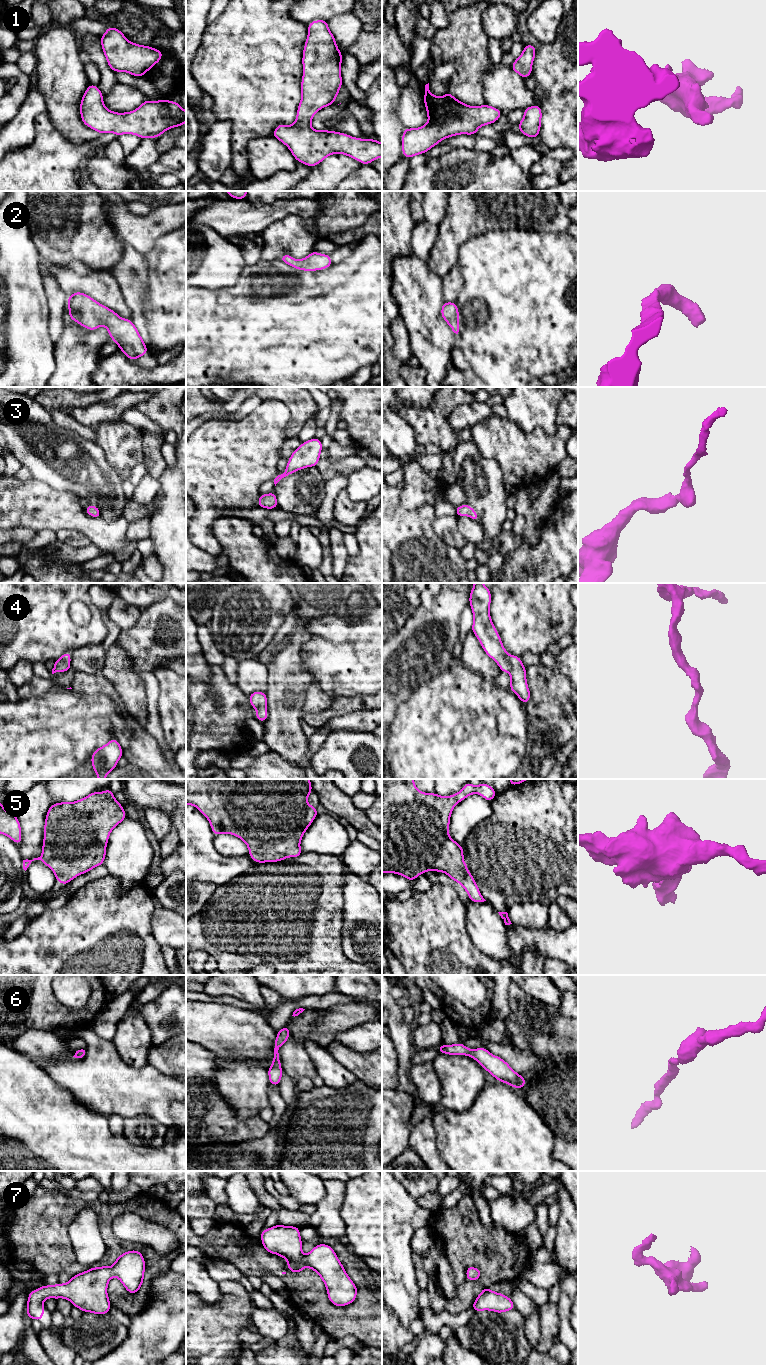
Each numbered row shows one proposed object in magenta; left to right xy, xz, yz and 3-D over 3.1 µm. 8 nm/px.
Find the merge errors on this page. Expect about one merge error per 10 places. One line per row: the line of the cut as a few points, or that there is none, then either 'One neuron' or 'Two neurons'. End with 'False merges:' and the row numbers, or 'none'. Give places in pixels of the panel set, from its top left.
1: No split. One neuron
2: No split. One neuron
3: No split. One neuron
4: No split. One neuron
5: No split. One neuron
6: No split. One neuron
7: No split. One neuron
False merges: none

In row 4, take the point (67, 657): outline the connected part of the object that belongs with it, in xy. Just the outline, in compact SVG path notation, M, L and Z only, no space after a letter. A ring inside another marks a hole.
M69 651L65 652L59 659L54 661L54 668L52 669L52 674L65 671L72 671L70 667L71 653Z

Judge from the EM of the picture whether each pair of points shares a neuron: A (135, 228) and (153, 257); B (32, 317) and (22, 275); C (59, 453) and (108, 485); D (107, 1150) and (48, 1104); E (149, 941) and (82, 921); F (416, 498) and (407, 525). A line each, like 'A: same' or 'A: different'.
A: different
B: same
C: same
D: same
E: same
F: different

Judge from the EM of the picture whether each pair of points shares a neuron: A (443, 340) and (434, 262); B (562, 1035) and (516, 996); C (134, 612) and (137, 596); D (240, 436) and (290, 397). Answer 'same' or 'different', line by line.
A: different
B: same
C: different
D: different

